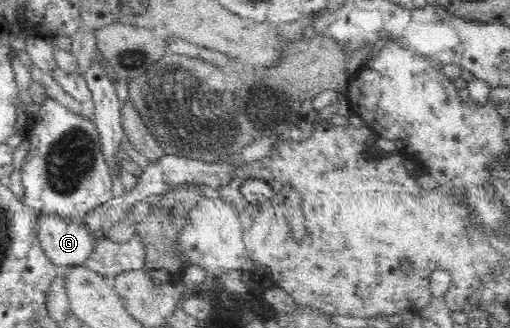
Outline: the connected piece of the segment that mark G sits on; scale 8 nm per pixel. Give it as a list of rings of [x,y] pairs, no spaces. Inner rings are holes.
[[[40,214],[37,236],[44,253],[58,268],[82,265],[92,256],[101,238],[93,238],[84,223],[69,222],[56,215]]]

